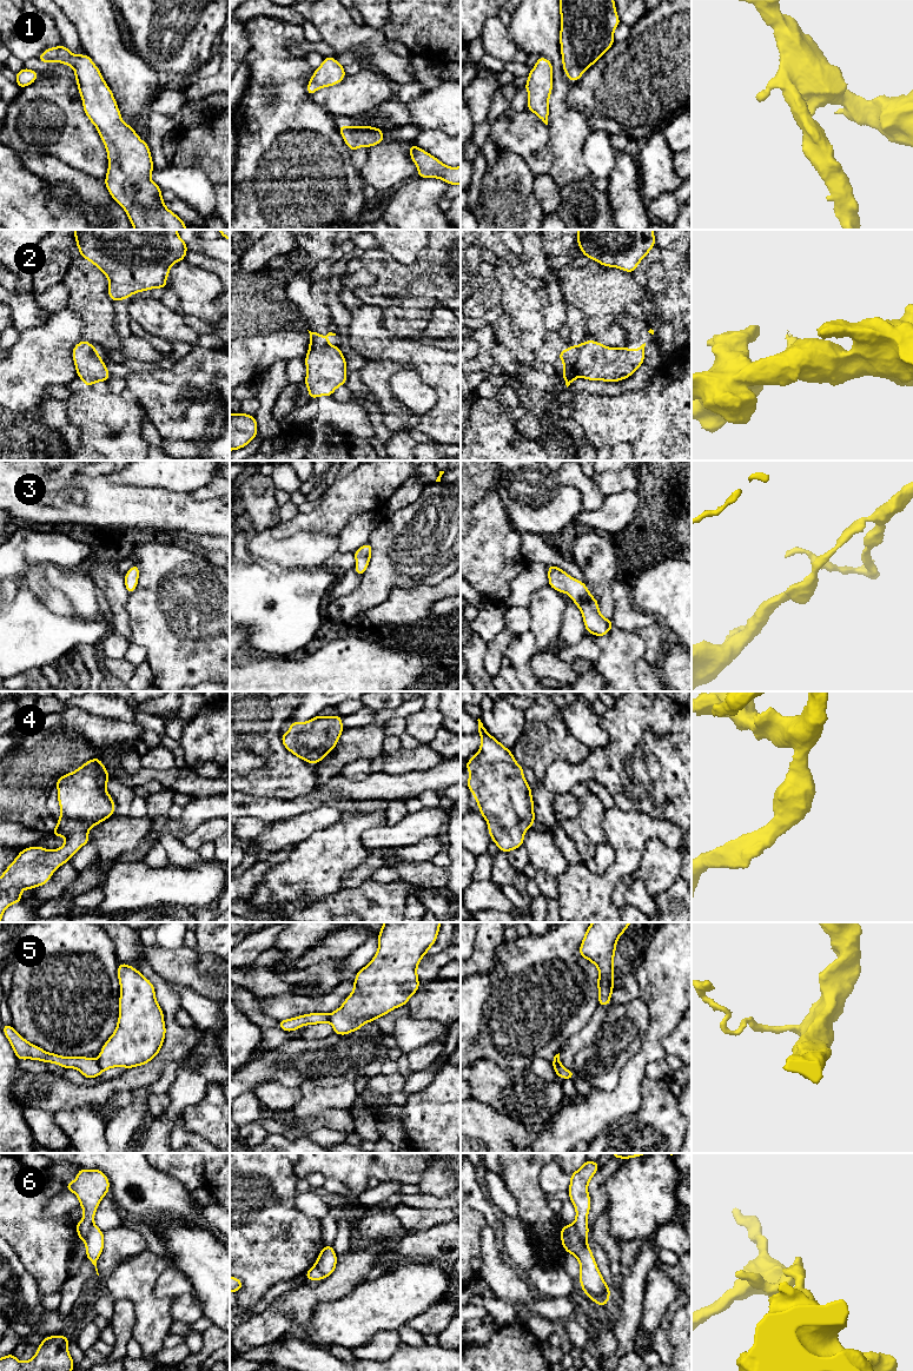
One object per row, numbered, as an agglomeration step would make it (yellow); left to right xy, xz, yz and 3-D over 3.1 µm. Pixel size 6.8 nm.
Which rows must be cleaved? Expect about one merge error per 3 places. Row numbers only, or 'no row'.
2, 5, 6

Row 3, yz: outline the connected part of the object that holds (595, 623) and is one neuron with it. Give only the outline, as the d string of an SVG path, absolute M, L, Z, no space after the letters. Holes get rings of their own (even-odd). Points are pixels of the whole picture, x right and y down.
M548 567L549 587L558 592L568 594L578 607L587 632L594 636L606 636L614 627L613 620L607 620L600 614L598 602L589 592L584 582L577 581L561 568Z

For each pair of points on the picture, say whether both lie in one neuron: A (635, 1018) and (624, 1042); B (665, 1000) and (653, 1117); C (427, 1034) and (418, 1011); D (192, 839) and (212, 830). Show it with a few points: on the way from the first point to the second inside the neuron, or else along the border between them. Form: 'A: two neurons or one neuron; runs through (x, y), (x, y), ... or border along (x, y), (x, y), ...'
A: one neuron; runs through (633, 1024), (624, 1032), (624, 1037)
B: two neurons; border along (646, 1077), (642, 1084), (642, 1099), (640, 1104)
C: two neurons; border along (409, 1017), (416, 1020), (436, 1020), (448, 1026)
D: one neuron; runs through (197, 838), (207, 832)

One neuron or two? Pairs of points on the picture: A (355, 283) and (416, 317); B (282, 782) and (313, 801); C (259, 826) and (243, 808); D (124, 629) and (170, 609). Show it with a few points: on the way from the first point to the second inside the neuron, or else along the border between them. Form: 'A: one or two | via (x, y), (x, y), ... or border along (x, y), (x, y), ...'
A: two | border along (375, 275), (371, 284), (354, 290)
B: two | border along (312, 792), (292, 799), (278, 799)
C: two | border along (242, 818), (258, 818), (270, 823)
D: two | border along (126, 600), (125, 608), (131, 641)

